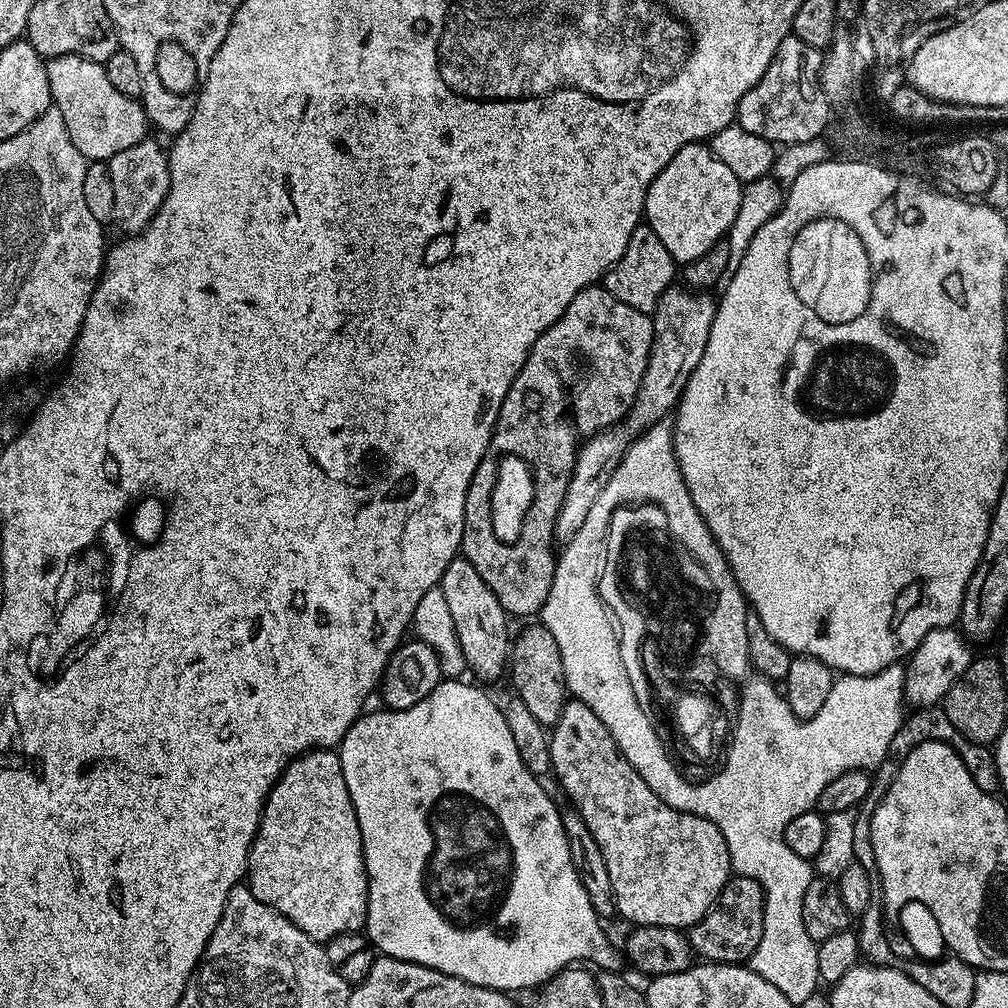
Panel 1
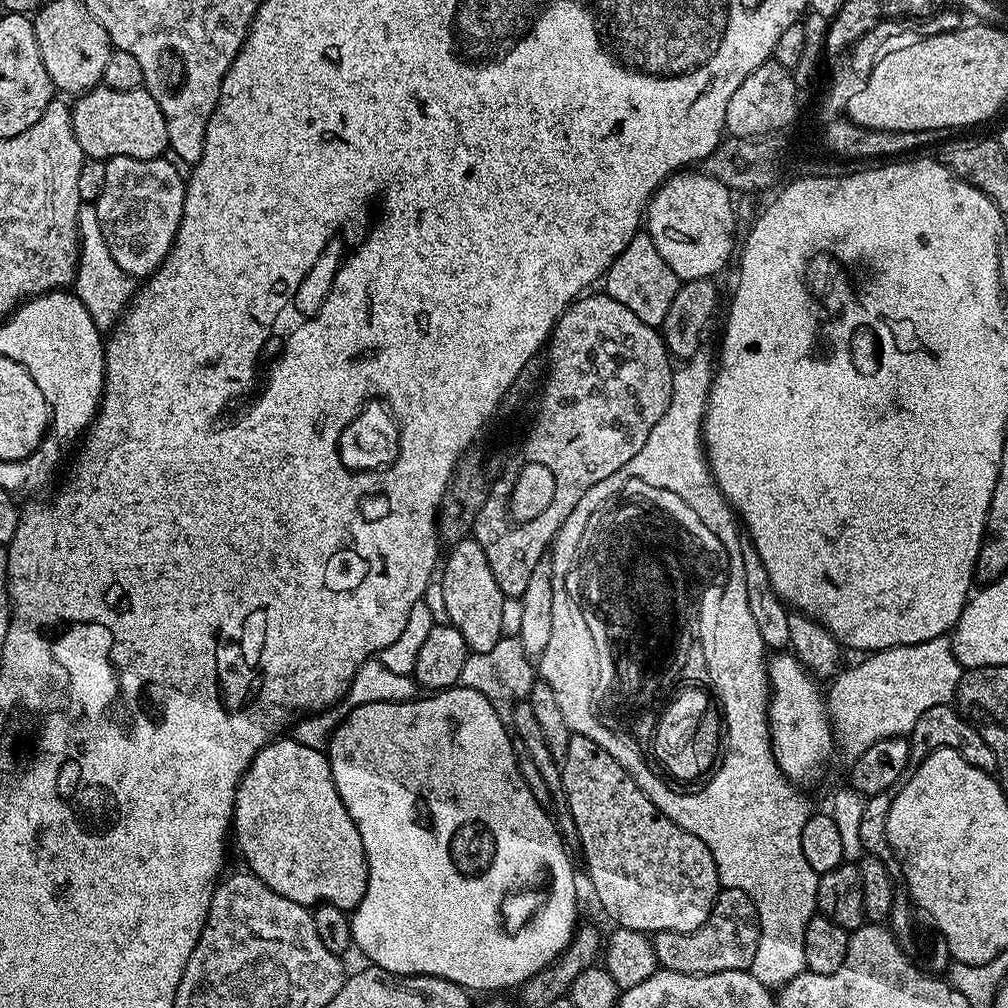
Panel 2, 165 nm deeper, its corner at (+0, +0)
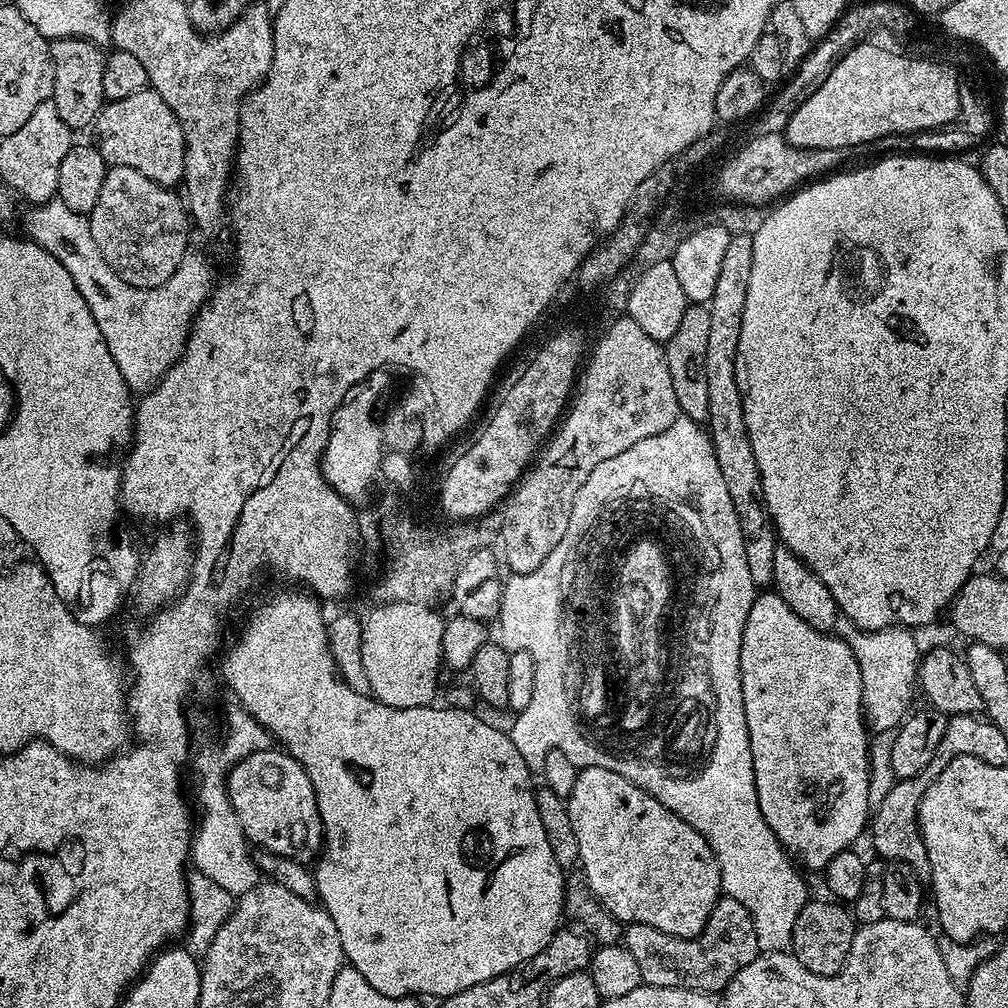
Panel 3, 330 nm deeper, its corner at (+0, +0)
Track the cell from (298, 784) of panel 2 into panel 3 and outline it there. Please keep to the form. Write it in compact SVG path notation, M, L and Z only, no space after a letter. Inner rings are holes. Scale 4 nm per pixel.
M269 746L264 752L255 752L246 758L242 758L237 764L231 765L226 773L226 787L228 789L228 797L234 806L234 814L238 814L238 822L242 826L245 838L248 839L249 845L256 848L265 848L279 856L296 856L297 854L304 854L300 852L312 852L312 854L319 853L324 842L324 827L322 826L322 818L318 814L318 802L314 794L314 786L310 782L310 778L306 774L306 770L297 762L294 757L286 751L277 750L275 747Z

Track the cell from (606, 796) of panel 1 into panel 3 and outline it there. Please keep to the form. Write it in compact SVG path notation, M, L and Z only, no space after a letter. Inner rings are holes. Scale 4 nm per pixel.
M597 764L577 771L574 790L570 790L570 794L566 797L566 803L570 822L574 822L574 835L578 837L579 867L584 871L590 890L610 914L616 916L625 925L645 924L646 926L654 926L654 930L662 930L666 934L674 934L675 936L696 936L704 929L708 915L712 913L712 907L722 895L722 889L720 871L716 865L714 854L710 850L706 838L702 838L702 834L698 834L698 830L694 830L694 826L690 826L685 820L678 818L678 814L666 810L666 806L662 806L662 802L658 802L653 796L646 794L646 790L636 788L634 782L622 778L622 774L614 774L614 770L603 768Z

